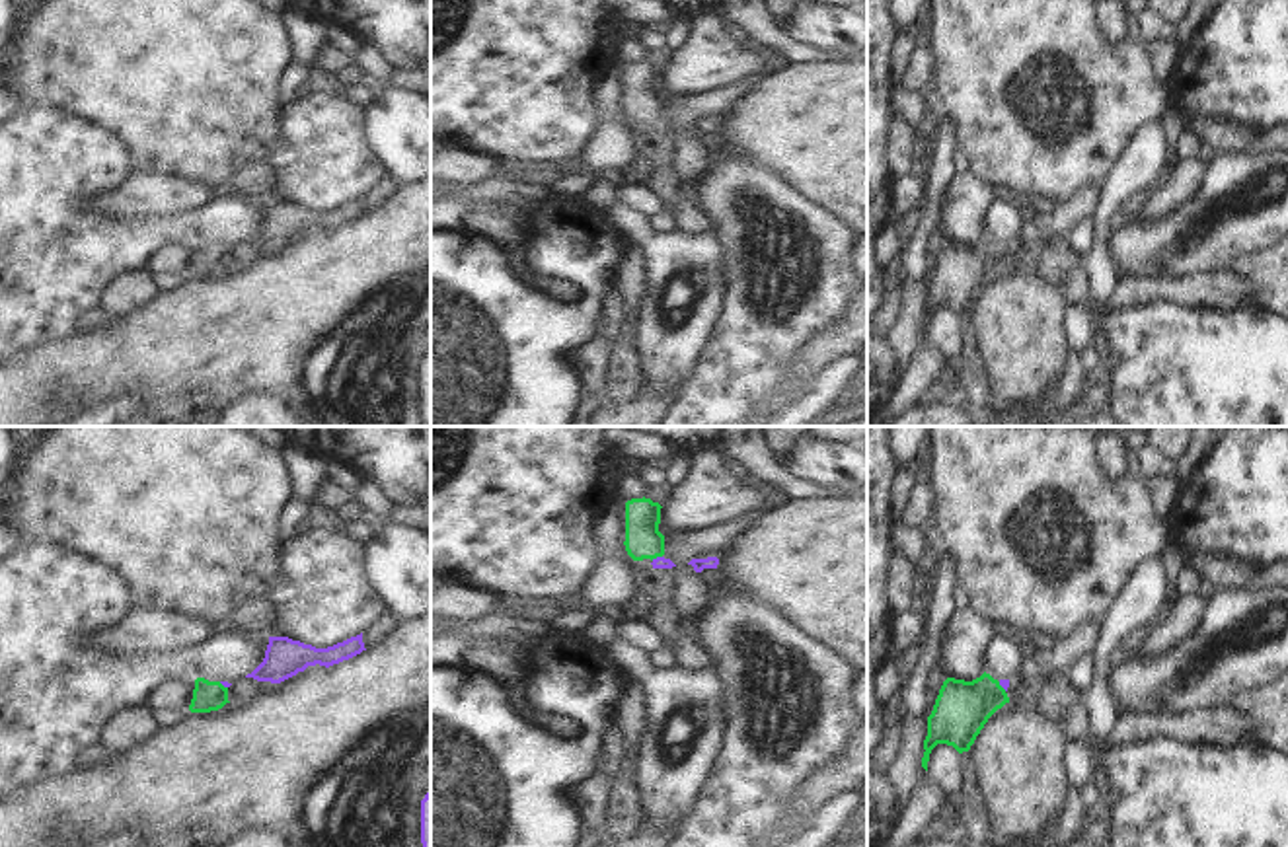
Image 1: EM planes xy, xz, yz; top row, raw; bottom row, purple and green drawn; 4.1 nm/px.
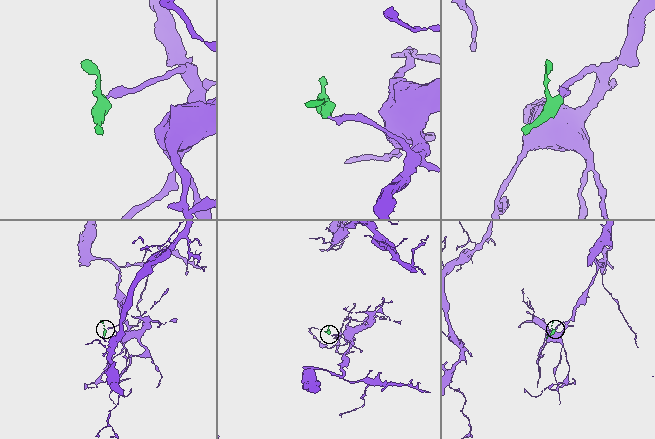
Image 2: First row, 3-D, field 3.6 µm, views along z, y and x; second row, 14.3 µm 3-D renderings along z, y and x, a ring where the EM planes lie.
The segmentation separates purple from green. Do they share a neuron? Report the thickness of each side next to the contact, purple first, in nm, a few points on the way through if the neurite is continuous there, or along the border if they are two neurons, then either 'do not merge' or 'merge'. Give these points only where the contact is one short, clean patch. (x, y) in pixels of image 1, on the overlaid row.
50 nm thick on the purple side, 150 nm on the other; runs through xz (657, 563), (657, 557), (644, 540); merge

